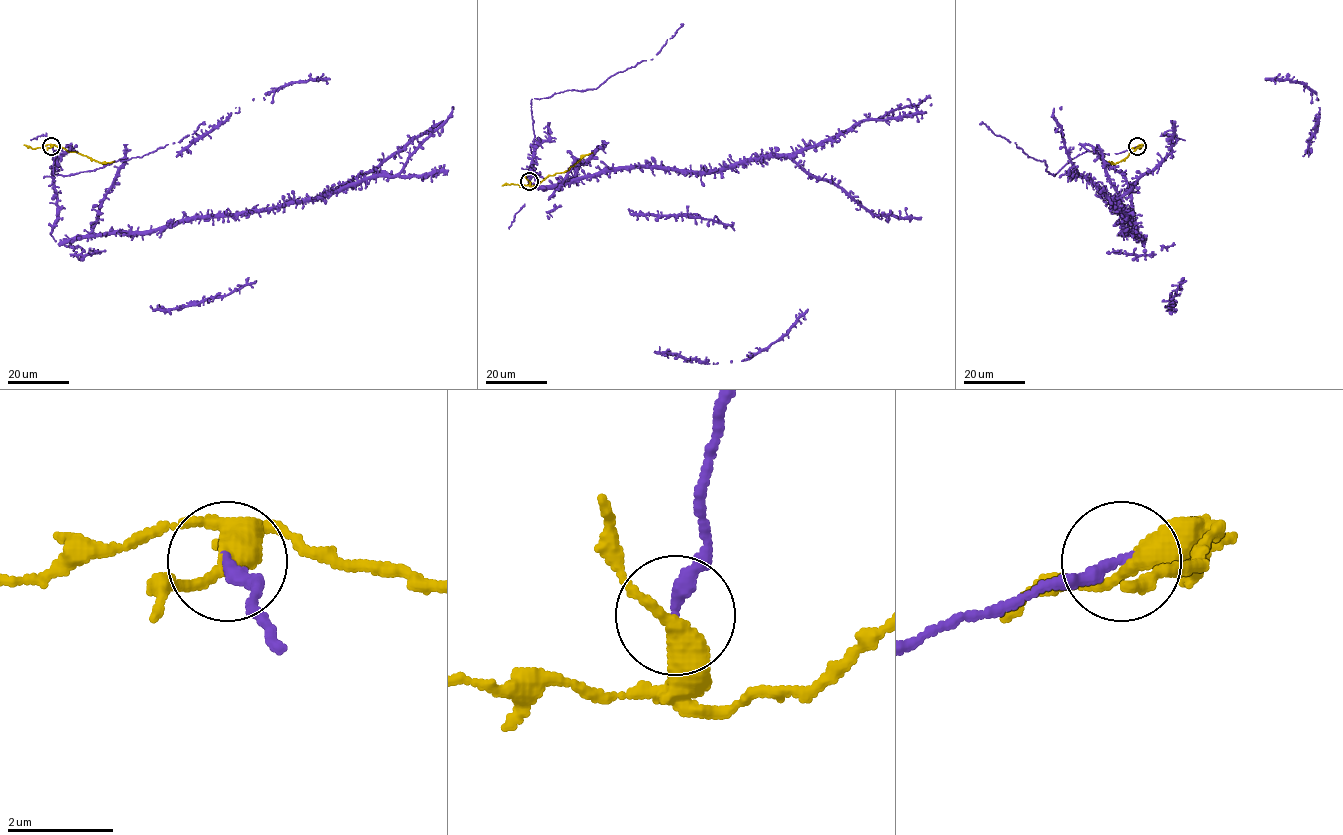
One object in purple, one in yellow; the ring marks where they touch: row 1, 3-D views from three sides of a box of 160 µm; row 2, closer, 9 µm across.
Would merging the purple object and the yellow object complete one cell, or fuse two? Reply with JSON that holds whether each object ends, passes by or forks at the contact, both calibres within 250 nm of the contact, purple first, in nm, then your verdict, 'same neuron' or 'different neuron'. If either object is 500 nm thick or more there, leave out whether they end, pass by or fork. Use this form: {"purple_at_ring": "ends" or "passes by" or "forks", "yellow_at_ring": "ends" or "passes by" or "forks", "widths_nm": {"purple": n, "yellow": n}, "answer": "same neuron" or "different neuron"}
{"purple_at_ring": "ends", "yellow_at_ring": "passes by", "widths_nm": {"purple": 260, "yellow": 320}, "answer": "different neuron"}

